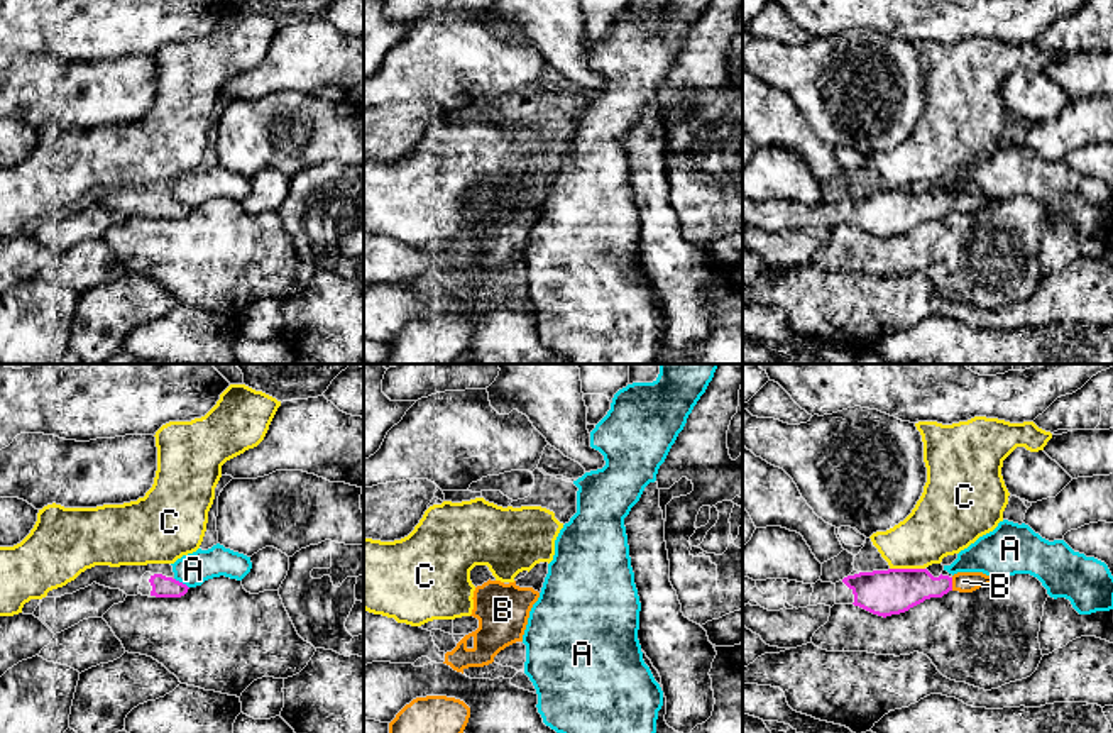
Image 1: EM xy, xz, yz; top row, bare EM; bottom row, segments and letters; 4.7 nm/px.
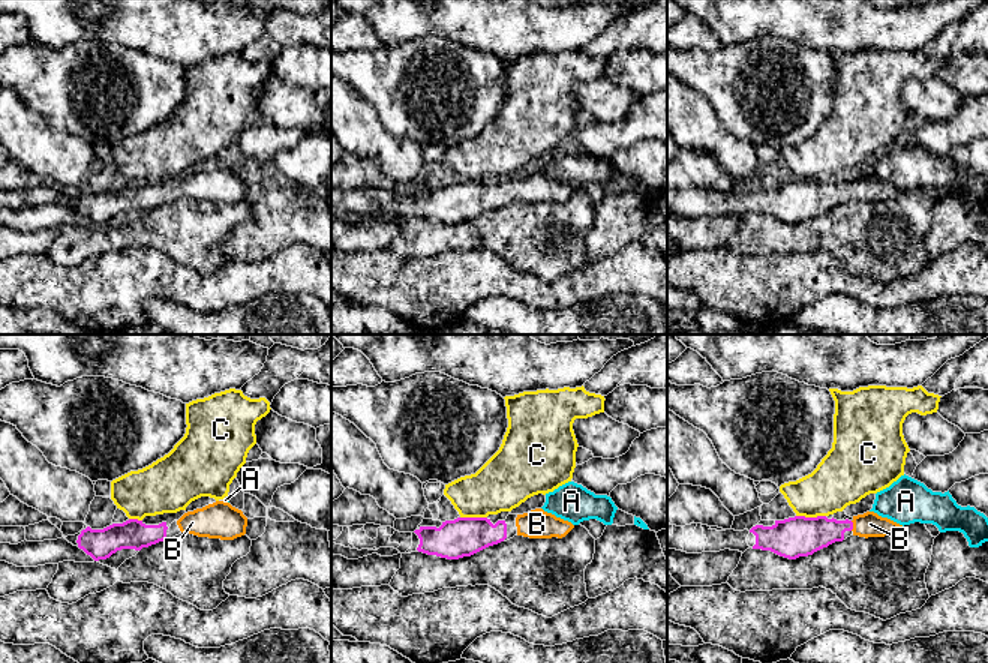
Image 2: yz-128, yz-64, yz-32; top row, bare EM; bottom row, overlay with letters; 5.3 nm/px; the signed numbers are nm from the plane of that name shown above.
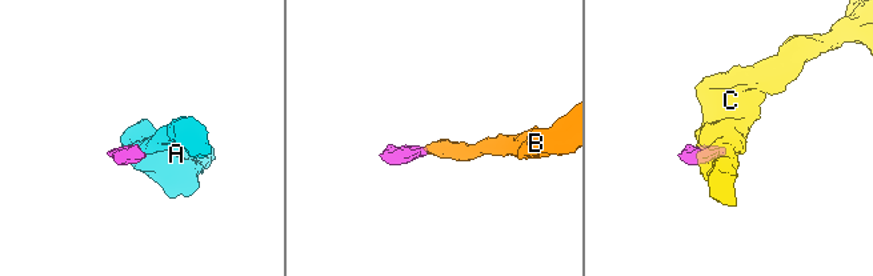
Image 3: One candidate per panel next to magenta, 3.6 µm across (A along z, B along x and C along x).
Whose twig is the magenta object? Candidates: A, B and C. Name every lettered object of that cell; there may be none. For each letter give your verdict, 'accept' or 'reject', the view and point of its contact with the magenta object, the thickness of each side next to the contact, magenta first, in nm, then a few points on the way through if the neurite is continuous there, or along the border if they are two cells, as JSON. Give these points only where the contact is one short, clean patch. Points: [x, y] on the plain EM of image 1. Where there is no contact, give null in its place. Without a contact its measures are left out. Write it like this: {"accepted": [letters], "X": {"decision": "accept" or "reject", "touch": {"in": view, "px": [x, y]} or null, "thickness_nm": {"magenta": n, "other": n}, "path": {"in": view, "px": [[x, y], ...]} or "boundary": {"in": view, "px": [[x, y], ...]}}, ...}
{"accepted": ["B"], "A": {"decision": "reject", "touch": {"in": "xy", "px": [181, 203]}, "thickness_nm": {"magenta": 100, "other": 160}, "boundary": {"in": "xy", "px": [[175, 198], [188, 209]]}}, "B": {"decision": "accept", "touch": {"in": "yz", "px": [951, 205]}, "thickness_nm": {"magenta": 200, "other": 100}}, "C": {"decision": "reject", "touch": {"in": "yz", "px": [907, 190]}, "thickness_nm": {"magenta": 220, "other": 280}, "boundary": {"in": "yz", "px": [[890, 188], [924, 190]]}}}

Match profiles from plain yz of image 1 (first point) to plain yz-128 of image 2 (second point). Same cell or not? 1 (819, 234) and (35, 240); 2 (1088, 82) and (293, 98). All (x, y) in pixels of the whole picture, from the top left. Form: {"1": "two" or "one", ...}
{"1": "one", "2": "two"}

